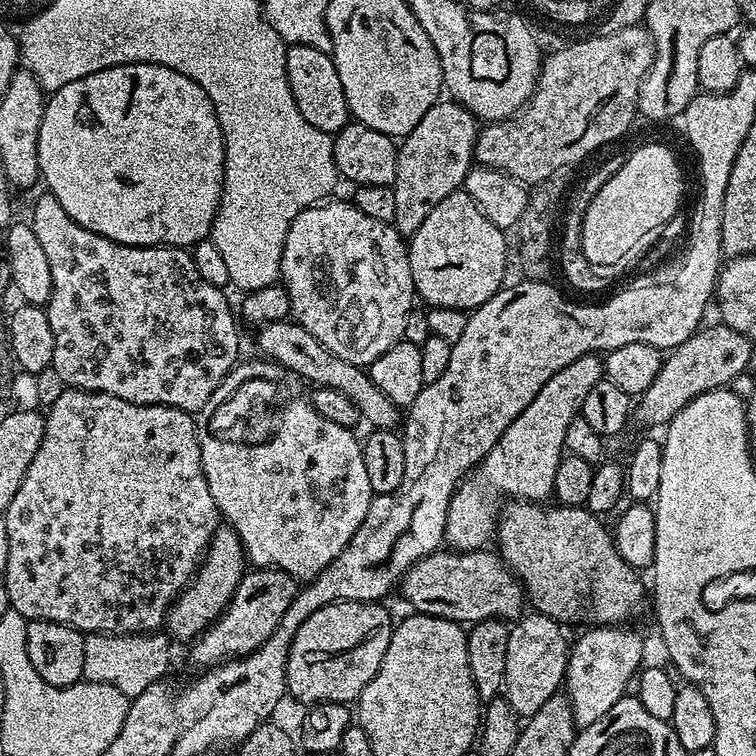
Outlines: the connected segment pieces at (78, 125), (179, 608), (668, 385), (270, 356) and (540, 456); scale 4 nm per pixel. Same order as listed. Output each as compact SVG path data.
M157 64L110 66L106 70L86 74L86 78L78 78L78 82L66 82L66 86L47 97L42 126L38 130L38 166L43 187L54 198L58 198L58 202L62 202L62 210L66 210L66 214L70 214L78 226L86 226L86 230L94 230L94 234L102 234L119 244L143 248L171 246L187 249L212 235L212 223L224 189L224 135L206 90L202 90L198 82L186 78L186 74L178 74L178 70Z
M217 527L211 542L208 543L208 551L196 569L196 575L192 577L188 587L176 597L175 602L168 607L167 635L173 641L185 640L185 642L191 642L197 636L201 636L223 614L234 590L238 590L238 582L243 578L245 571L246 557L238 534L233 528Z
M722 322L701 327L686 342L671 349L663 357L658 378L635 401L634 420L644 428L667 426L678 410L685 408L698 394L706 394L715 388L726 388L738 374L749 371L754 342L738 330L730 330Z
M291 319L270 322L269 324L259 325L256 336L256 344L260 347L259 355L263 359L276 365L277 369L293 372L296 376L301 376L304 380L309 380L309 385L317 388L333 388L341 394L346 394L354 406L358 406L361 421L372 423L373 429L386 428L395 429L396 415L398 409L378 386L368 376L367 371L361 365L346 362L346 358L338 358L338 354L330 354L310 330L306 330L301 324L293 322Z
M593 354L570 362L570 366L558 370L558 374L554 374L554 378L538 390L530 406L526 406L526 410L522 410L510 426L506 426L500 441L452 493L444 531L444 544L449 549L458 552L487 549L496 535L498 511L505 498L509 501L544 502L552 496L554 473L558 471L558 462L566 452L566 430L570 422L580 415L586 394L590 394L591 388L602 379L605 379L603 359Z

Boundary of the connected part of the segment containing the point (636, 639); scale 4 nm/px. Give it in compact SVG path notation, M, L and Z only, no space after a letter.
M592 626L571 645L563 687L573 708L577 729L598 722L614 702L621 700L645 663L644 640L630 629L628 626Z

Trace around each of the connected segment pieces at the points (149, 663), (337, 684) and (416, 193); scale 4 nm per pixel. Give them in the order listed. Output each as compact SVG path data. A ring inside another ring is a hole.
M101 632L84 637L83 655L85 681L93 680L114 686L122 694L134 697L142 694L150 686L161 683L168 672L168 644L170 640L164 634L137 634L134 636L107 636Z
M339 600L333 604L322 606L322 610L314 610L302 626L298 626L298 634L294 634L294 642L288 651L286 662L286 678L288 679L287 695L301 700L304 706L313 704L347 704L359 701L362 690L374 678L380 669L382 658L386 654L386 646L392 637L394 619L380 602L346 602Z
M444 98L430 106L430 110L422 114L422 122L399 141L396 173L390 187L394 194L392 224L401 236L412 237L442 198L450 198L450 194L463 189L466 174L476 159L477 131L478 121L472 111L451 98Z

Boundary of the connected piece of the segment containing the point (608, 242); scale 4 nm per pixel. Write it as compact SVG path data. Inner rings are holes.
M644 144L637 152L628 152L620 170L598 192L584 213L581 244L588 262L599 270L609 270L619 260L624 260L648 235L659 233L670 218L680 209L680 195L684 192L684 180L680 177L680 164L676 156L664 144Z

